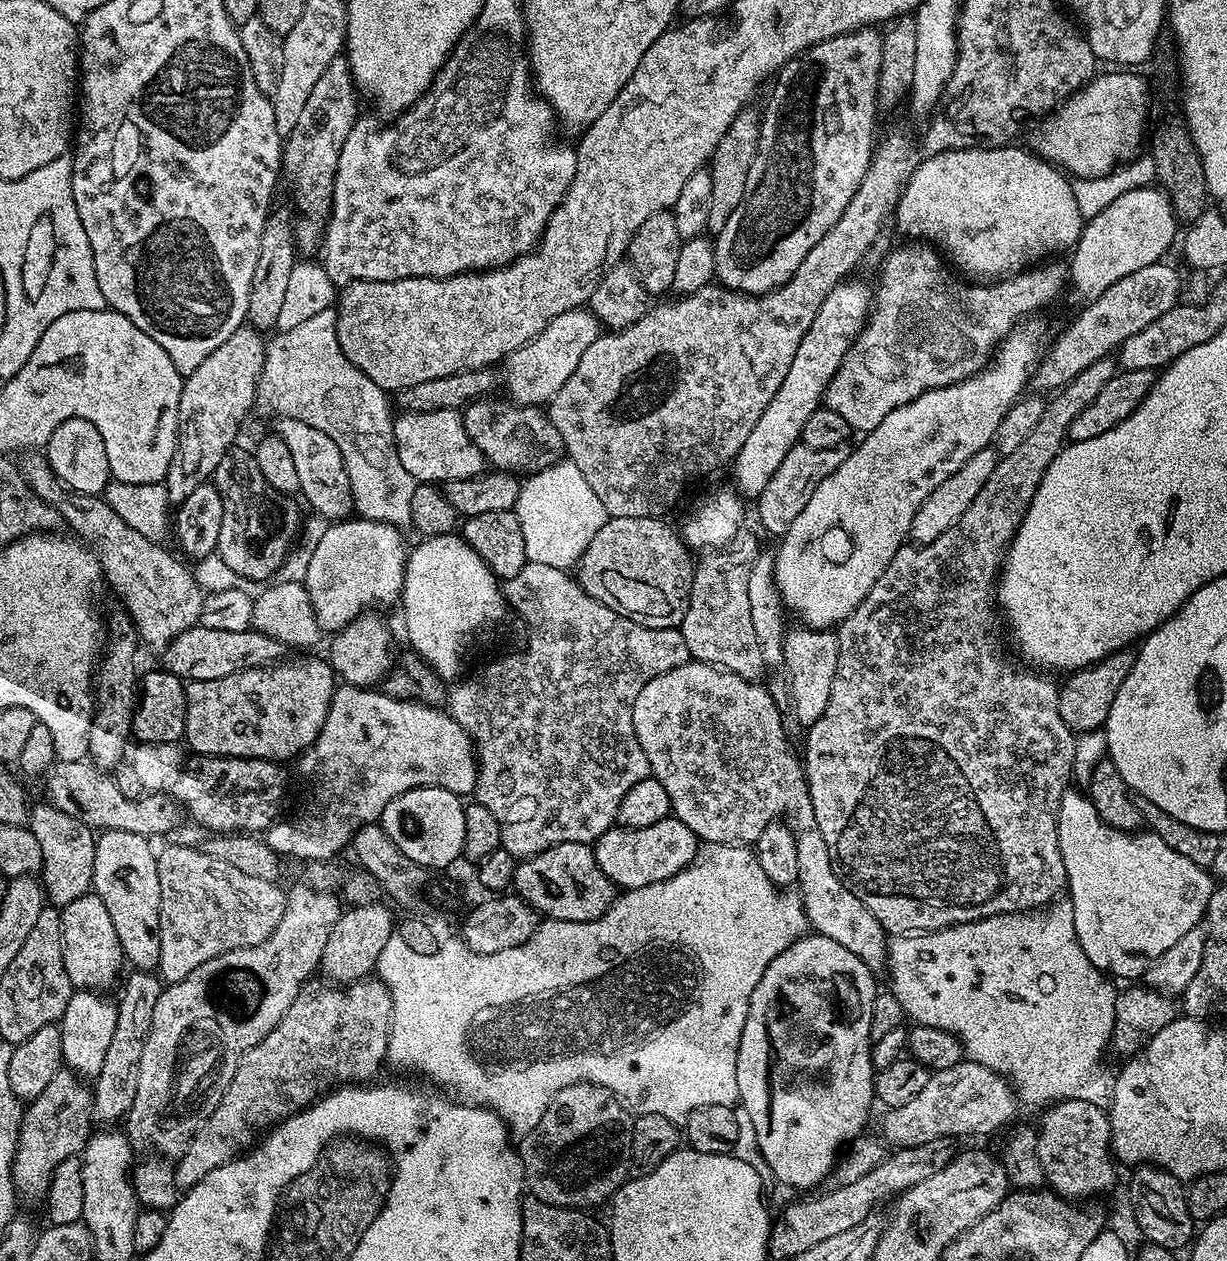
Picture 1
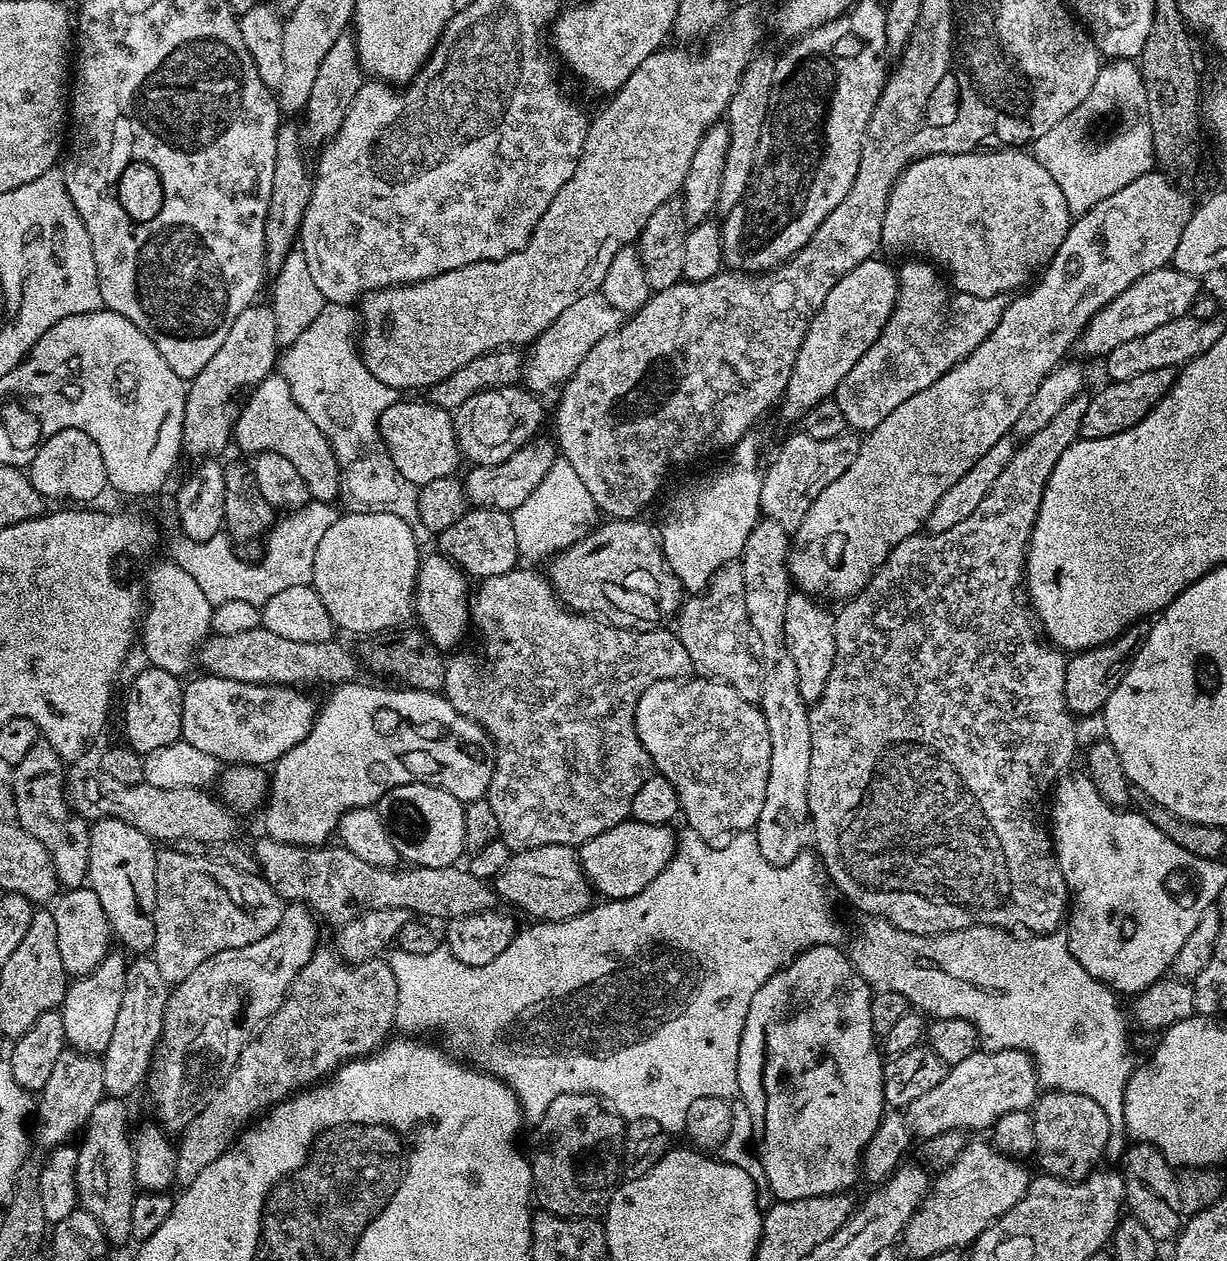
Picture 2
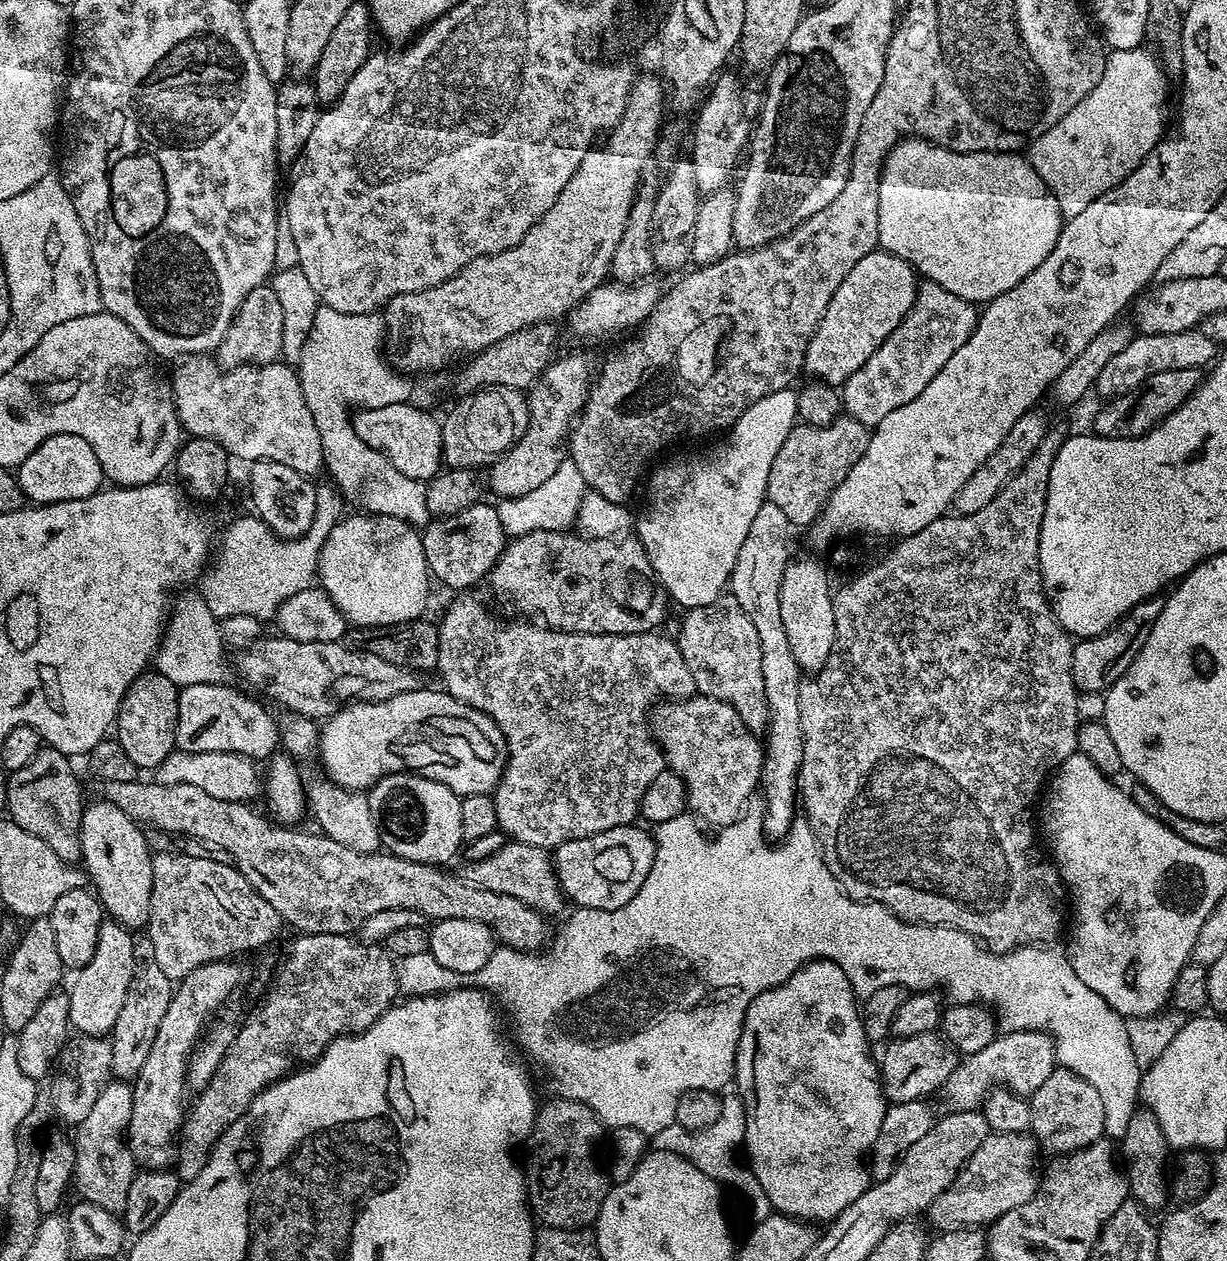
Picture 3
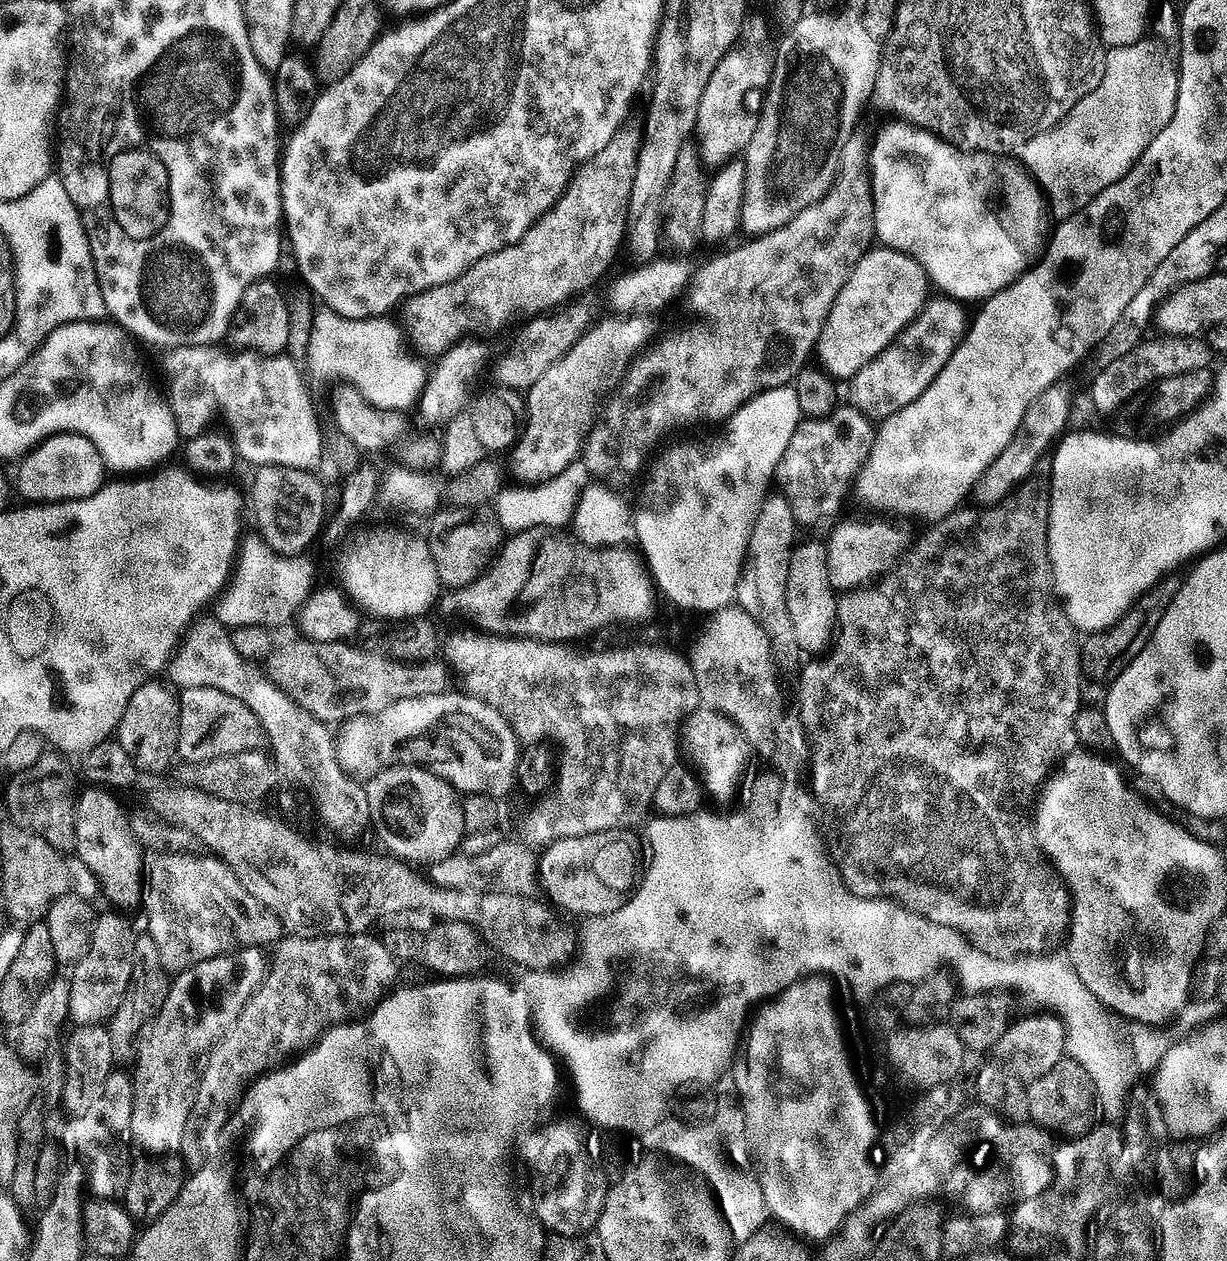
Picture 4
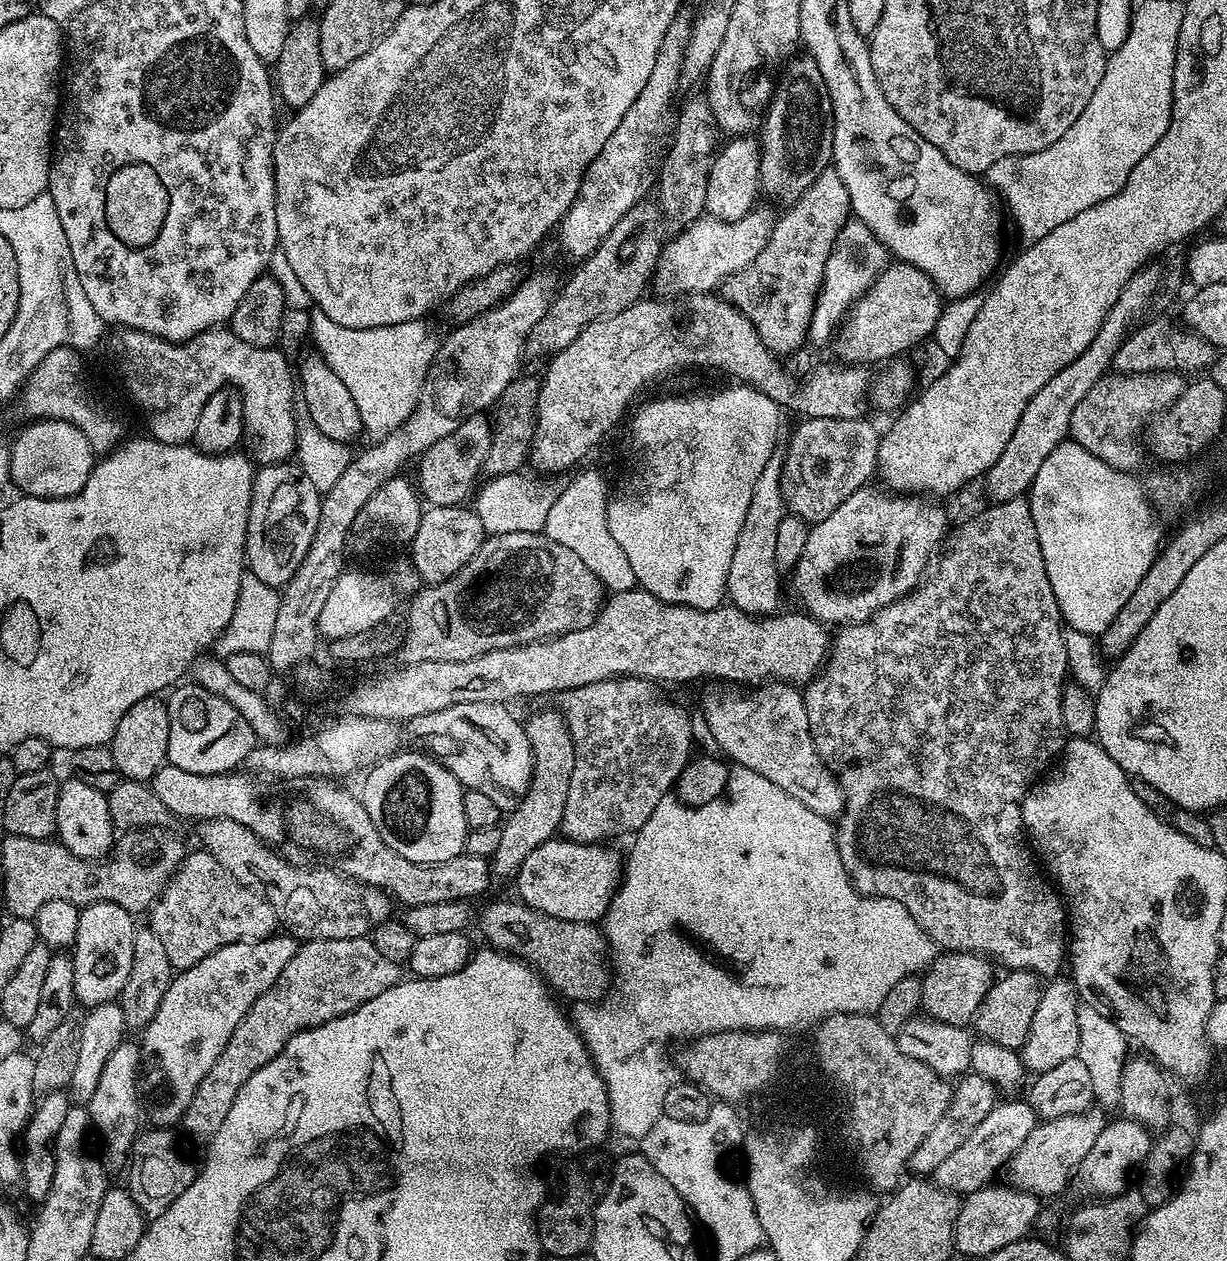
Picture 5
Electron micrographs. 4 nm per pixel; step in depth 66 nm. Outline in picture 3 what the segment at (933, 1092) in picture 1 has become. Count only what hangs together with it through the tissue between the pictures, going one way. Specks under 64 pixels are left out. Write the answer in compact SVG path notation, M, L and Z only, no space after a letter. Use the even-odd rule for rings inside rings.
M1047 1031L1004 1032L997 1035L995 1042L986 1046L986 1050L978 1050L978 1054L963 1057L957 1063L954 1074L950 1074L950 1078L944 1083L942 1092L943 1095L948 1095L949 1109L957 1112L976 1110L983 1105L985 1097L993 1091L994 1085L1003 1086L1007 1091L1015 1092L1017 1096L1031 1097L1032 1092L1038 1090L1038 1086L1042 1086L1046 1078L1050 1078L1050 1074L1057 1066L1056 1041Z

